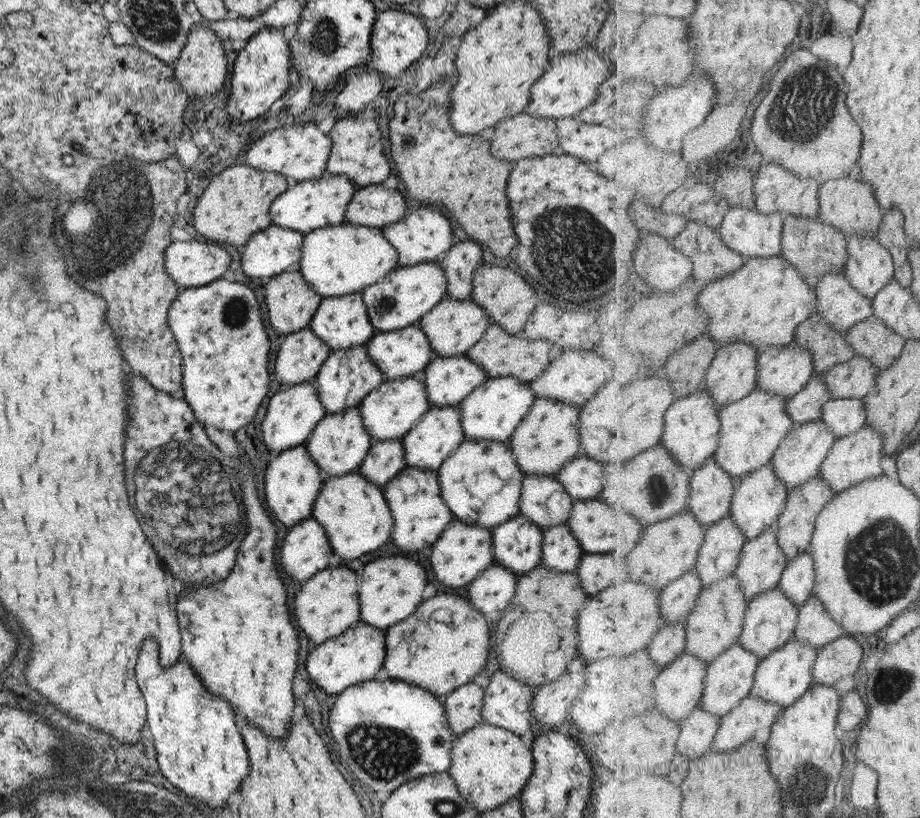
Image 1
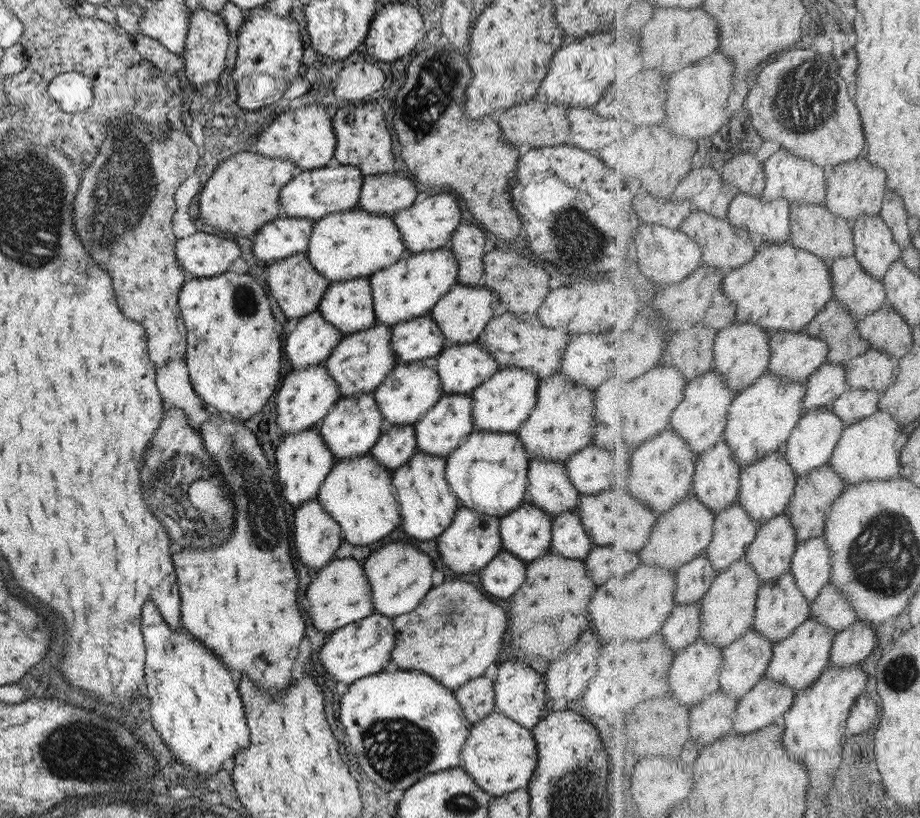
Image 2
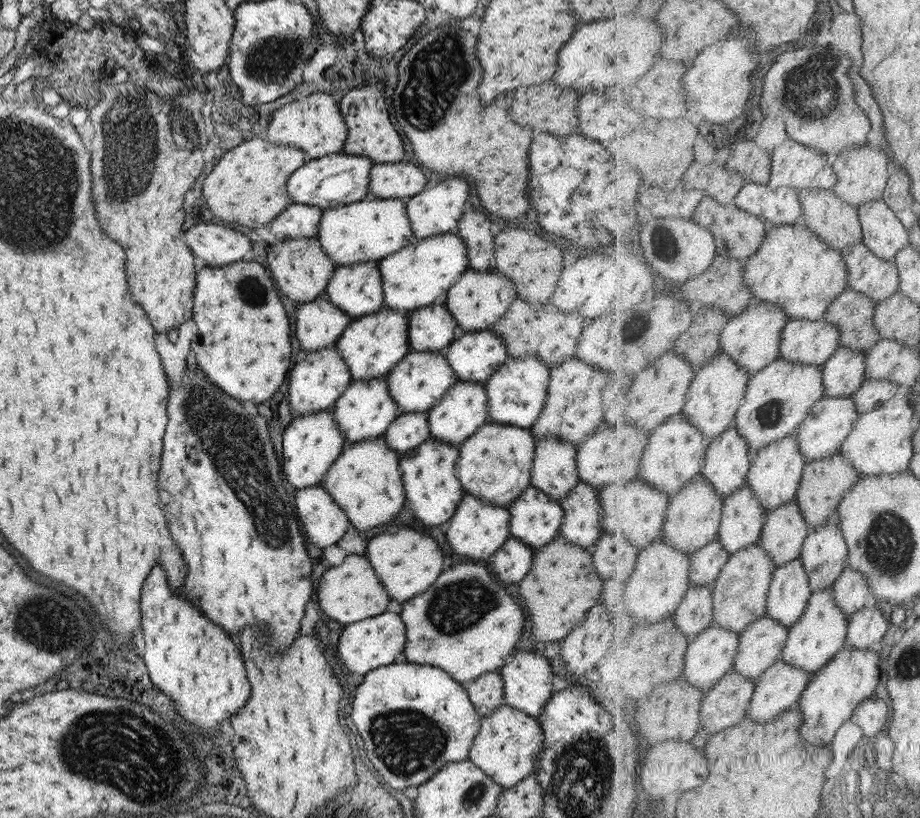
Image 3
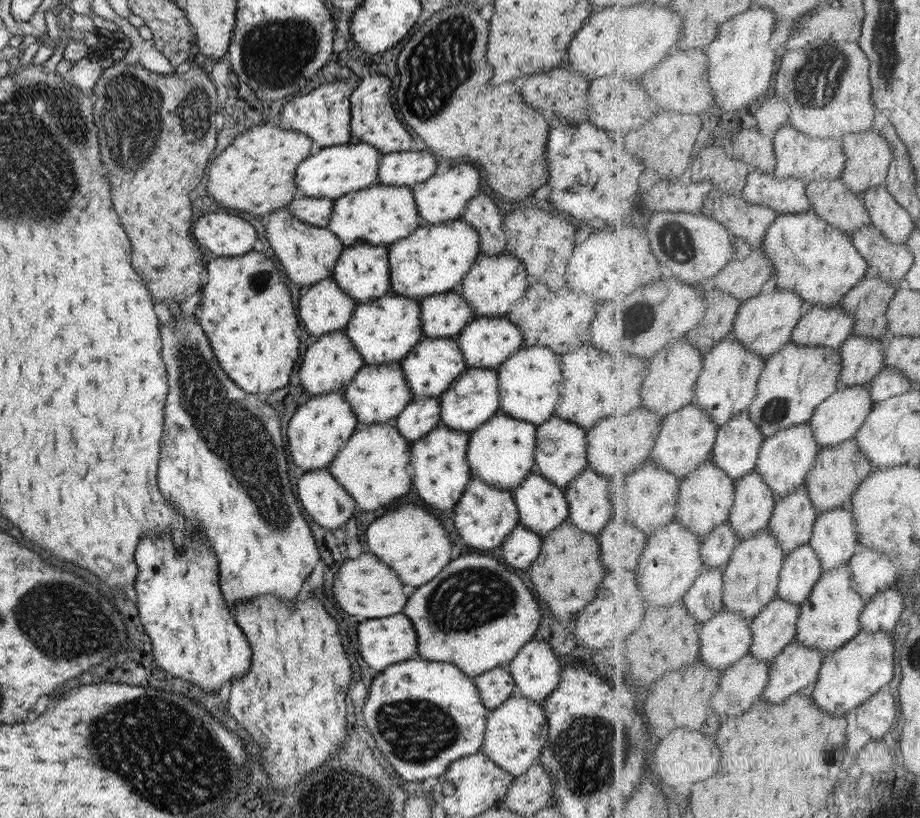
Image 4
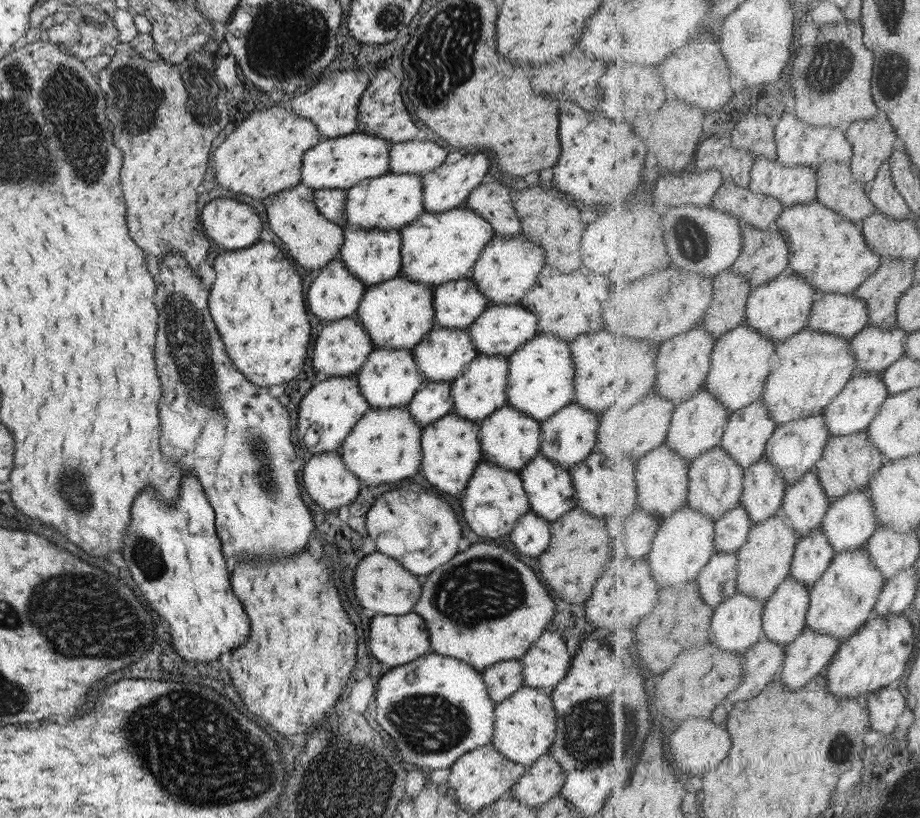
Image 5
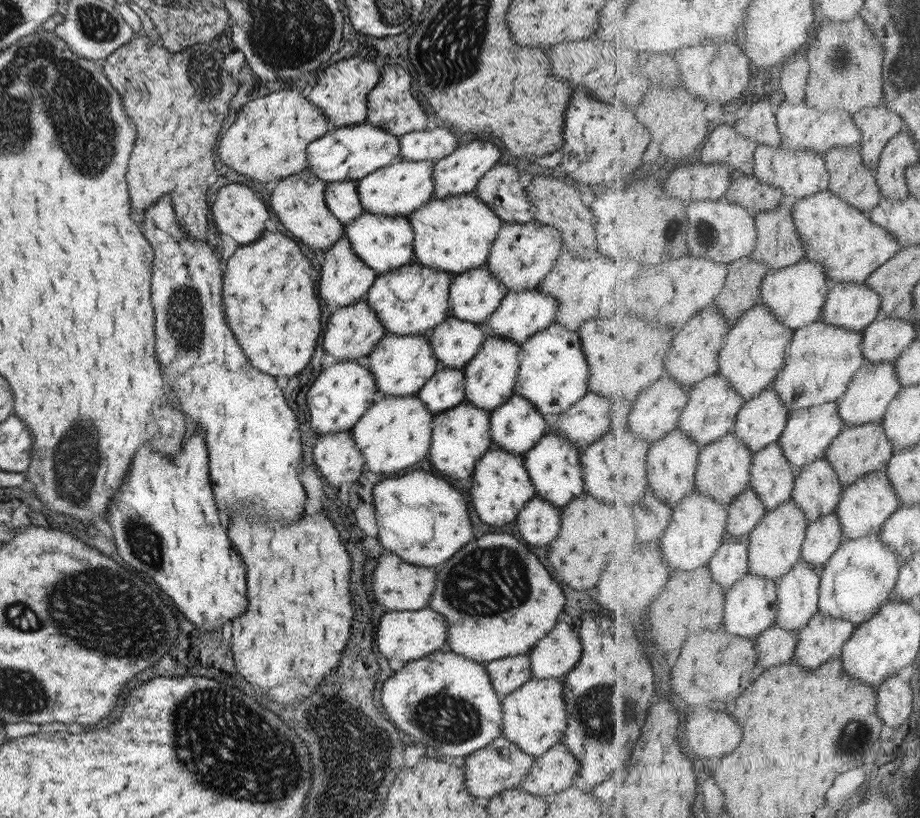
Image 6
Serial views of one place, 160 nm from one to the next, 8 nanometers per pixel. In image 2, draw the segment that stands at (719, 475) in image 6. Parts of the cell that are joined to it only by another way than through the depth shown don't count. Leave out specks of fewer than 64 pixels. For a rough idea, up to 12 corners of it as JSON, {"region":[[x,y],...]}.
{"region":[[693,492],[659,514],[641,563],[679,570],[712,543],[716,514]]}

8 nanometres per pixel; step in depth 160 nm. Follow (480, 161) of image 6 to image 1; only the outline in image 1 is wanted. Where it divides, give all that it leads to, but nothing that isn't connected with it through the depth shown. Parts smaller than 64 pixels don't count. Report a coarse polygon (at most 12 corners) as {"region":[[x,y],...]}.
{"region":[[440,208],[413,209],[381,229],[399,268],[437,261],[452,246]]}

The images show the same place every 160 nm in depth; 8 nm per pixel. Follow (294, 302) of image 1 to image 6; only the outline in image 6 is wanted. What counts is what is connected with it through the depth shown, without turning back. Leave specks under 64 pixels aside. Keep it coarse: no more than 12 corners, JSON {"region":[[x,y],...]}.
{"region":[[305,168],[282,178],[269,206],[286,232],[327,250],[344,227],[325,182]]}

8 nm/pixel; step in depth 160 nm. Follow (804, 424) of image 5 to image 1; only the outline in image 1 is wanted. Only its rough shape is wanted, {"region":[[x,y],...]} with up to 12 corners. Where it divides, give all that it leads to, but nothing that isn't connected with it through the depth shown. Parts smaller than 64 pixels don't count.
{"region":[[772,463],[736,482],[730,516],[747,541],[777,525],[789,490]]}

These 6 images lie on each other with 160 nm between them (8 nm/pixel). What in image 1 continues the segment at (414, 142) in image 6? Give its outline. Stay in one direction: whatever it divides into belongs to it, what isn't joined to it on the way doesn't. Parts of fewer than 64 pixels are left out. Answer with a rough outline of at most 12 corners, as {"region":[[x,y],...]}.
{"region":[[368,184],[353,193],[344,222],[382,229],[403,217],[407,198]]}

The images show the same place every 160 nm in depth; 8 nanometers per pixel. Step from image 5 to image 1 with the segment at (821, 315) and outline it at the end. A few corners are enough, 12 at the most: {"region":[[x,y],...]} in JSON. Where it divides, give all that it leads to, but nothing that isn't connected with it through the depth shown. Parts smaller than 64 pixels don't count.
{"region":[[795,341],[758,359],[757,388],[790,398],[816,370]]}

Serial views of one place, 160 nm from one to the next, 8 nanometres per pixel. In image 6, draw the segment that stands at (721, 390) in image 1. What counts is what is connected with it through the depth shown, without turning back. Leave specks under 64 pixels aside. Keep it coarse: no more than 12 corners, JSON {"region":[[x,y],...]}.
{"region":[[807,258],[772,270],[765,303],[797,330],[821,320],[832,283]]}

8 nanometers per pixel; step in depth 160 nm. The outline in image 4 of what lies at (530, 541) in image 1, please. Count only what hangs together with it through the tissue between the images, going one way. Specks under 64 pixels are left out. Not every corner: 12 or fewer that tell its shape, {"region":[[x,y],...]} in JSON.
{"region":[[535,469],[511,493],[539,536],[567,520],[563,488]]}

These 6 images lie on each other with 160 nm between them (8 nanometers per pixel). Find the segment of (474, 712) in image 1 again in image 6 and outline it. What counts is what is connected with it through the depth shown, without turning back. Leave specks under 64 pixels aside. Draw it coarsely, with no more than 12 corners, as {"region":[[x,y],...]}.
{"region":[[527,654],[483,665],[499,697],[533,678]]}

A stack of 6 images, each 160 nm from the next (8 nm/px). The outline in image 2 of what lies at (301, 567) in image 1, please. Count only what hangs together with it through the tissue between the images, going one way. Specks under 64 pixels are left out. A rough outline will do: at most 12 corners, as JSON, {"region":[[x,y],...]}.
{"region":[[317,500],[293,513],[295,556],[307,568],[333,559],[340,526]]}

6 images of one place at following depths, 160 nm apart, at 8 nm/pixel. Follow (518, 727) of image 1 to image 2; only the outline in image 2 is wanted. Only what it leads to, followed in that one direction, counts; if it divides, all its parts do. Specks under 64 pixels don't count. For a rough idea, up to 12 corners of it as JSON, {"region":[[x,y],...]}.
{"region":[[499,664],[493,713],[531,731],[545,714],[544,675]]}

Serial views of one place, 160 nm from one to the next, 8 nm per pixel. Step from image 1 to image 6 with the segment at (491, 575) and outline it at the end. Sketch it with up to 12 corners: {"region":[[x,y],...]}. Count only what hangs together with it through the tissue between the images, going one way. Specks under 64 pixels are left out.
{"region":[[533,495],[513,520],[533,546],[549,544],[560,509]]}

